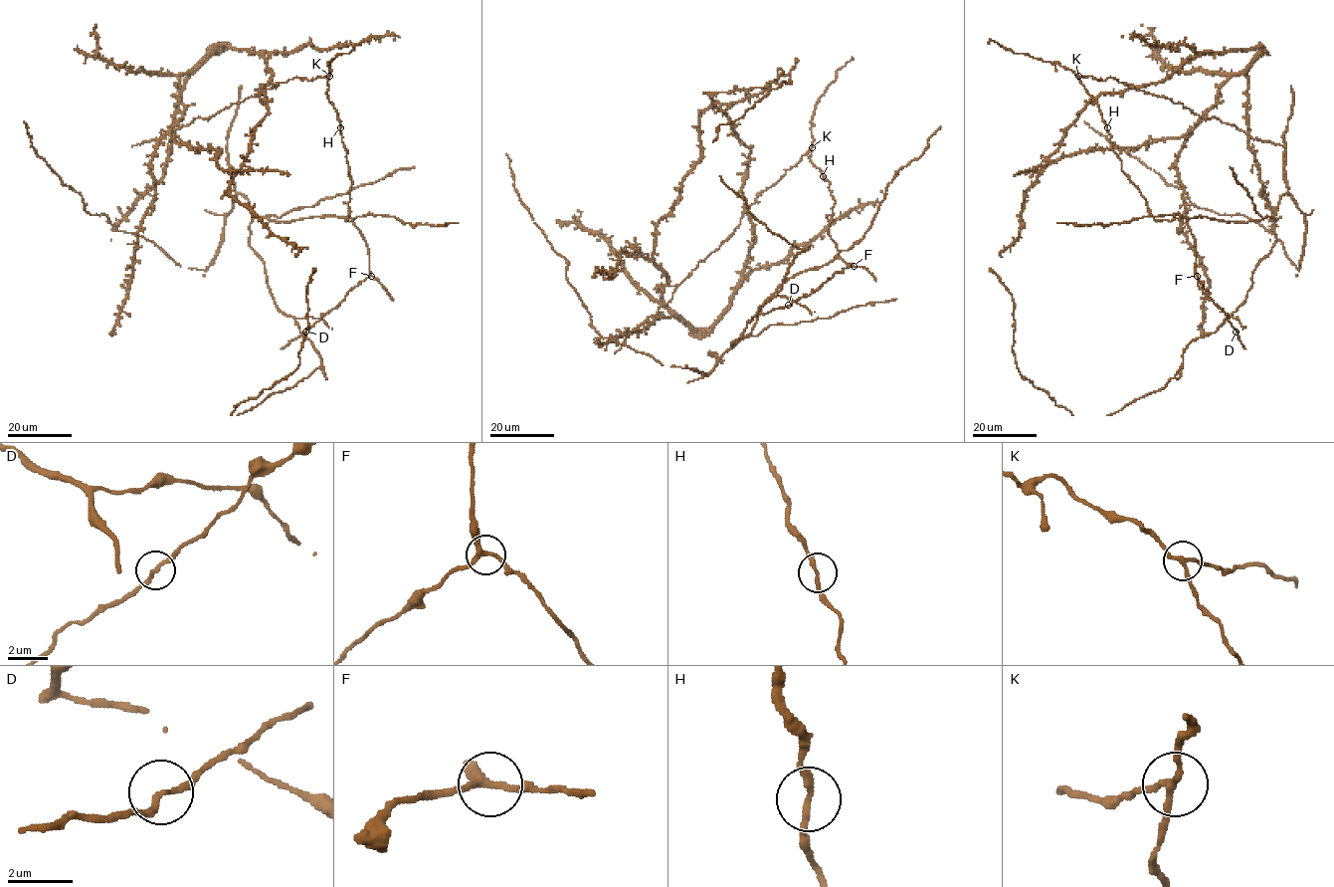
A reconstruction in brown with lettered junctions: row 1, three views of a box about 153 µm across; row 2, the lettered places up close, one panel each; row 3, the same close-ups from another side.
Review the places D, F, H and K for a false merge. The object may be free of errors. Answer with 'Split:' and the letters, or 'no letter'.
Split: K

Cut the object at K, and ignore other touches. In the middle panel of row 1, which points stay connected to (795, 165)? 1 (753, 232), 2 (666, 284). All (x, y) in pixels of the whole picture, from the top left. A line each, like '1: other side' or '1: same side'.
1: other side
2: other side

